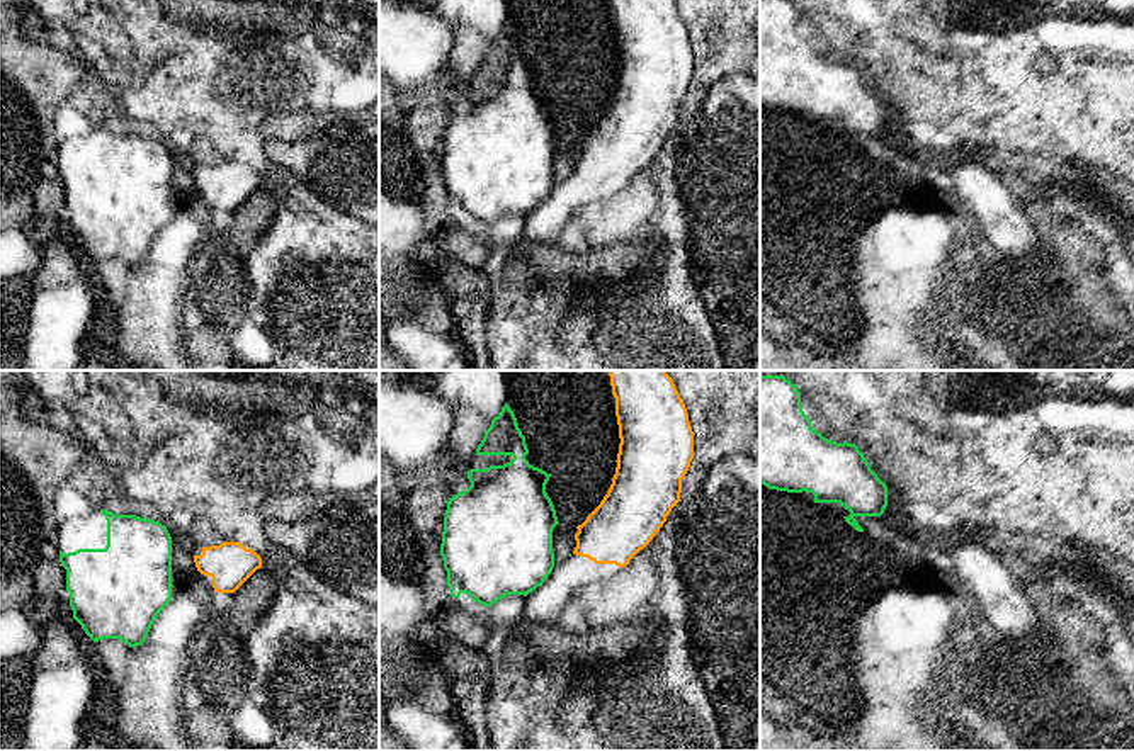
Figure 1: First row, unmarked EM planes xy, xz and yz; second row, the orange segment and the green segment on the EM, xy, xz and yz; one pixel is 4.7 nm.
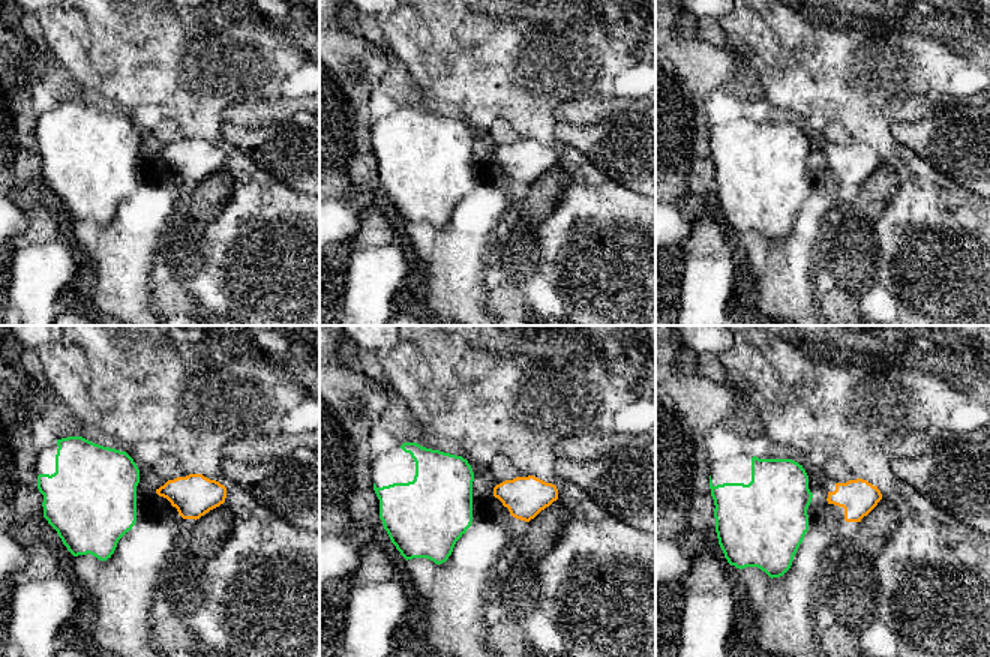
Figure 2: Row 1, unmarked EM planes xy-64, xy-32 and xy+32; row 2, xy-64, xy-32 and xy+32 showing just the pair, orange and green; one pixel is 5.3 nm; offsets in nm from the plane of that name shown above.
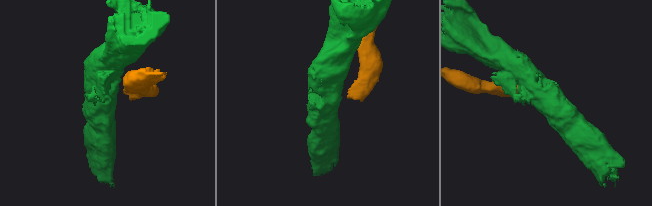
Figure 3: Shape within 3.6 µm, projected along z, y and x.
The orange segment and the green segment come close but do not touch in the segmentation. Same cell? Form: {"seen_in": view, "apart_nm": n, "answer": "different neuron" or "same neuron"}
{"seen_in": "xz", "apart_nm": 90, "answer": "different neuron"}

